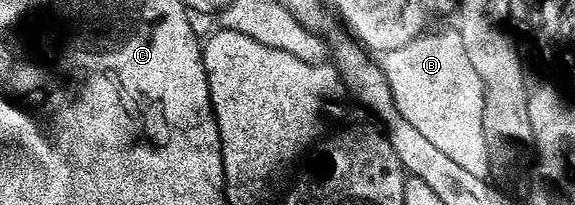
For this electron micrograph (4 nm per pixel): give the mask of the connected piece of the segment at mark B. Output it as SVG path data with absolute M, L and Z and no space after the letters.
M456 28L446 33L426 32L411 43L403 43L403 47L395 47L395 51L380 54L379 64L383 75L387 75L387 83L391 87L391 95L407 123L413 124L426 139L431 139L439 151L451 155L455 163L461 164L466 171L474 175L488 178L491 154L489 144L483 131L483 111L485 110L485 88L483 79L475 72L471 59L467 59L467 51L463 51L463 35Z

